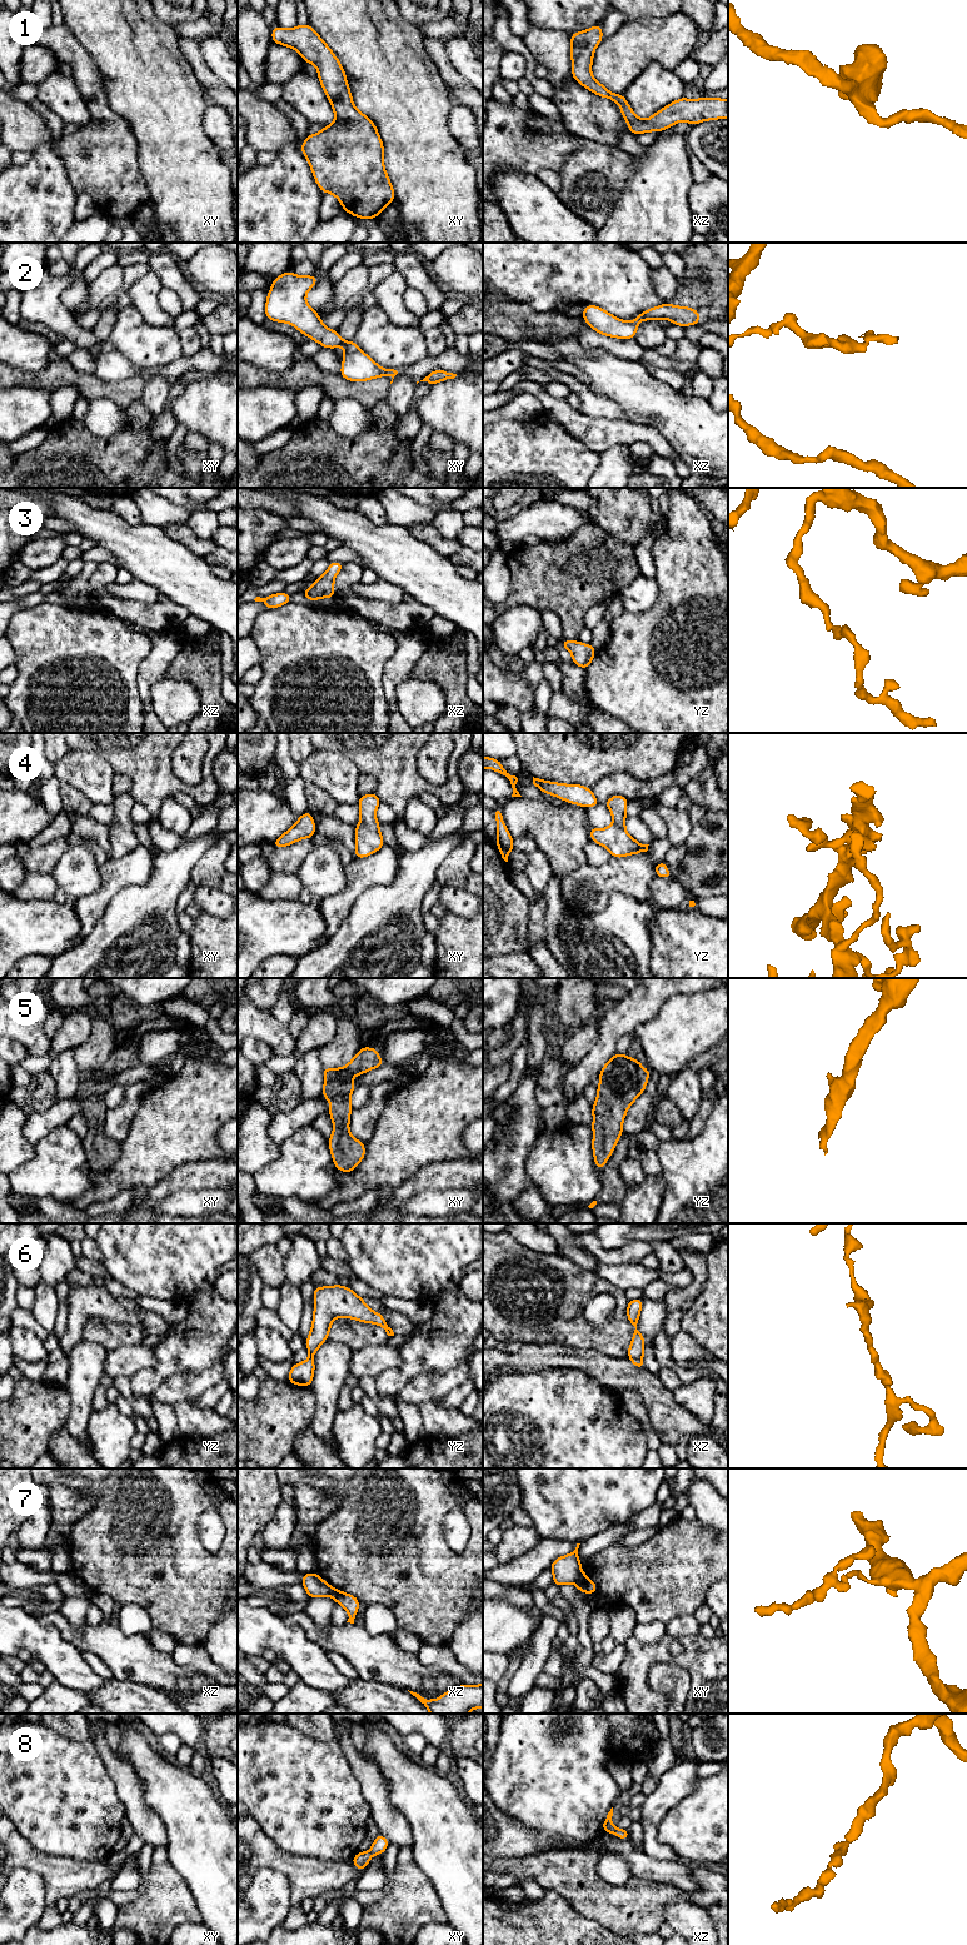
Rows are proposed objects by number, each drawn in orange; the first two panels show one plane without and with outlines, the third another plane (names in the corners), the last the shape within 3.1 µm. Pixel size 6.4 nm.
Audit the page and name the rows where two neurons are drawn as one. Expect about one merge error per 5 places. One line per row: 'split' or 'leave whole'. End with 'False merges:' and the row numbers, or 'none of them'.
1: leave whole
2: split
3: leave whole
4: leave whole
5: leave whole
6: leave whole
7: split
8: leave whole
False merges: 2, 7

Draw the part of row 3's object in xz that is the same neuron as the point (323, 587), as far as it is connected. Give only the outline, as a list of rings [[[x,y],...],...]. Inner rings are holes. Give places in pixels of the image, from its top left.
[[[342,562],[329,563],[328,570],[316,578],[313,585],[303,590],[304,597],[310,602],[318,600],[319,598],[337,597],[334,592],[334,578],[343,569],[343,565],[344,563]]]

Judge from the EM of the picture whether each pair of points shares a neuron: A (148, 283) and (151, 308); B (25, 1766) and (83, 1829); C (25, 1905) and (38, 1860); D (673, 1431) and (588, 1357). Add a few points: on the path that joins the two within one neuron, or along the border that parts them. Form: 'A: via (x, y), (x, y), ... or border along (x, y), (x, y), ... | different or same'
A: via (148, 289), (148, 302) | same
B: via (40, 1781), (73, 1814) | same
C: border along (15, 1868), (33, 1870), (43, 1879), (45, 1900) | different
D: via (661, 1406), (634, 1379), (613, 1374) | same

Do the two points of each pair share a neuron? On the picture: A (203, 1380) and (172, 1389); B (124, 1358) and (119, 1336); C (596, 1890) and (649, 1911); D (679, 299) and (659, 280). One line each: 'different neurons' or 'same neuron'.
A: same neuron
B: different neurons
C: same neuron
D: different neurons

